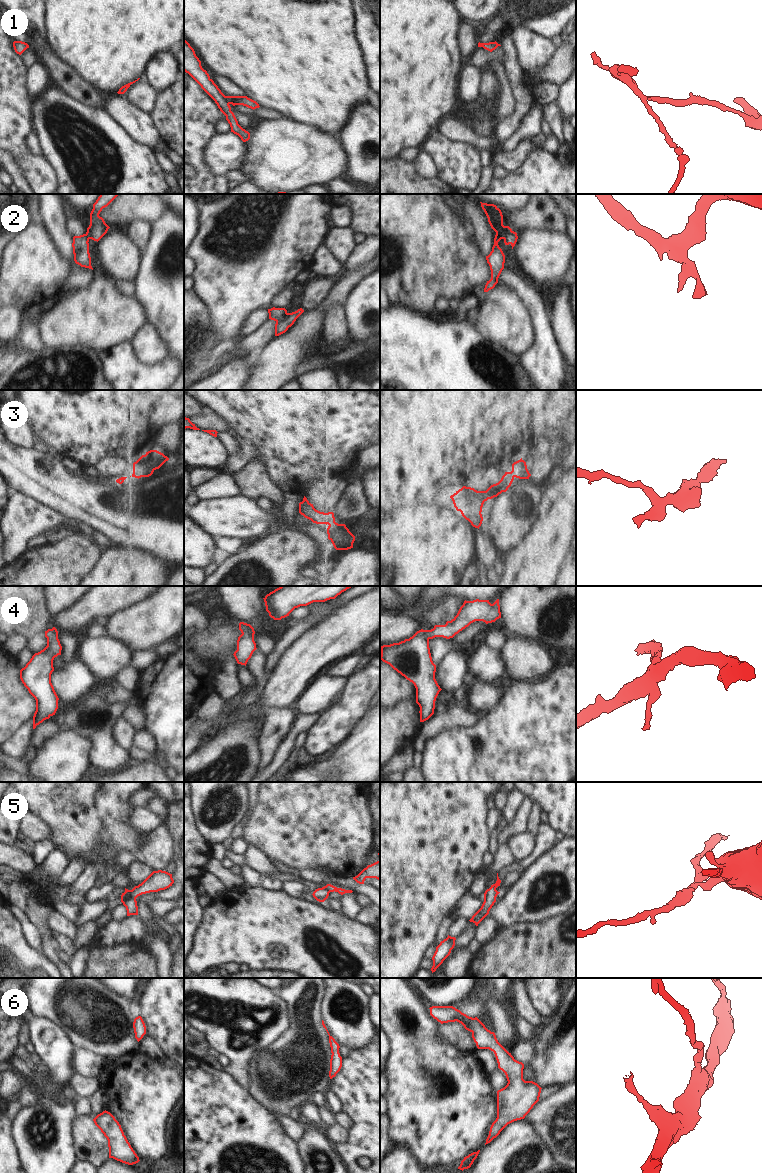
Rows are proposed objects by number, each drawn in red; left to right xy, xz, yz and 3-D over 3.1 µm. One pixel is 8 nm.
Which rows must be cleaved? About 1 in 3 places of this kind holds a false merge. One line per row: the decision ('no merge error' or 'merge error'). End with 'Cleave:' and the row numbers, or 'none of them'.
1: merge error
2: no merge error
3: no merge error
4: no merge error
5: merge error
6: no merge error
Cleave: 1, 5

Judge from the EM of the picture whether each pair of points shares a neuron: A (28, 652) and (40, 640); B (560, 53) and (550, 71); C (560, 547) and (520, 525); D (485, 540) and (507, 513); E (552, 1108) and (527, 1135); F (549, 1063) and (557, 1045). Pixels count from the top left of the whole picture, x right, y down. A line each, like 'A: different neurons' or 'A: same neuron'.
A: same neuron
B: same neuron
C: different neurons
D: different neurons
E: different neurons
F: same neuron

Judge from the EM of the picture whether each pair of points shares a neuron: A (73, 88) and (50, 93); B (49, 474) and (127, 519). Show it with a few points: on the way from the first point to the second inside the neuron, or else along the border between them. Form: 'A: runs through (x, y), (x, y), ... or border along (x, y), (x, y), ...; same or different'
A: border along (49, 82), (82, 102); different
B: runs through (68, 492), (77, 498), (88, 501), (108, 519); same

